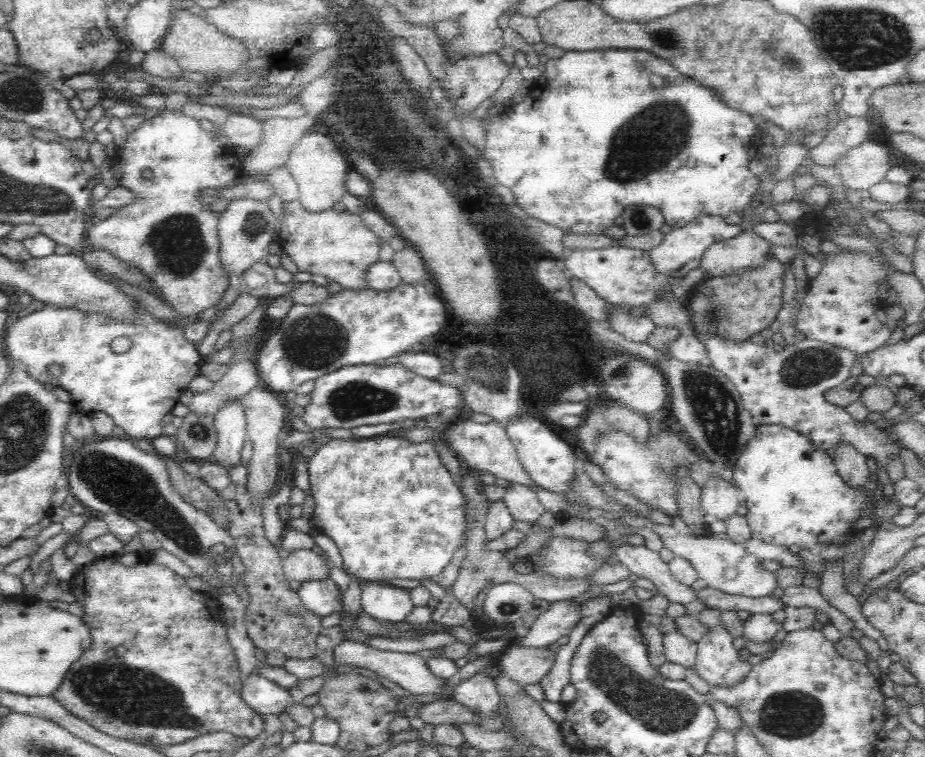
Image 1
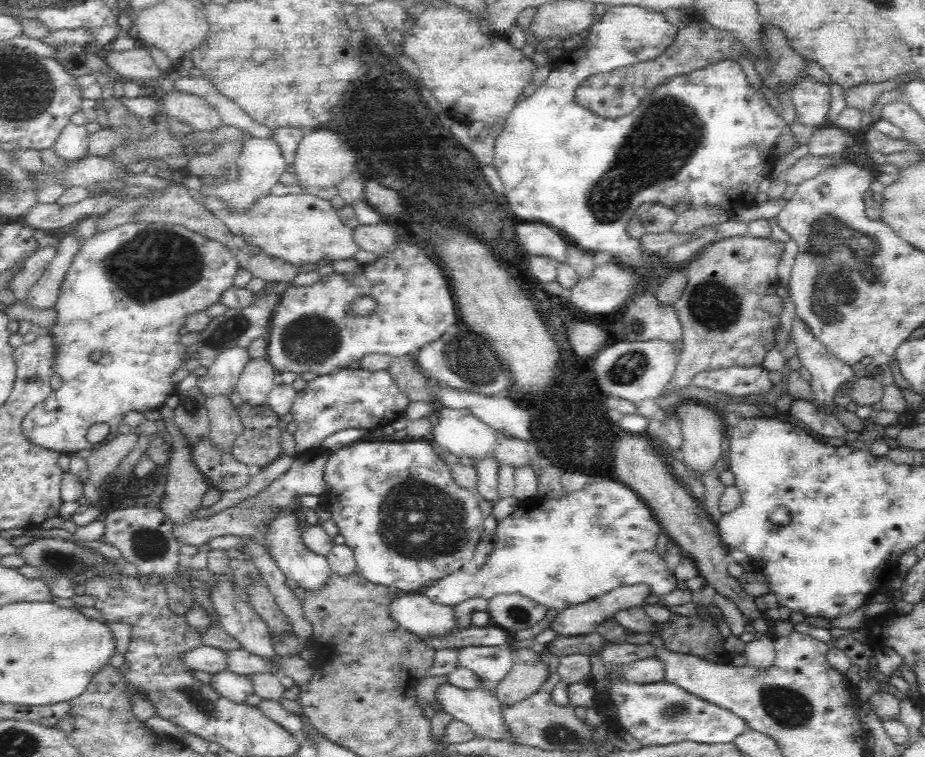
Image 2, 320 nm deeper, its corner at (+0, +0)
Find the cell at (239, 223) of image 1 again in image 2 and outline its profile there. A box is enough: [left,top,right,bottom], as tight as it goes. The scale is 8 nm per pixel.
[202,137,288,210]

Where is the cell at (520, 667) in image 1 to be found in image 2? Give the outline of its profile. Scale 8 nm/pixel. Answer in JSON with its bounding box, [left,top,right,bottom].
[492,661,548,706]

